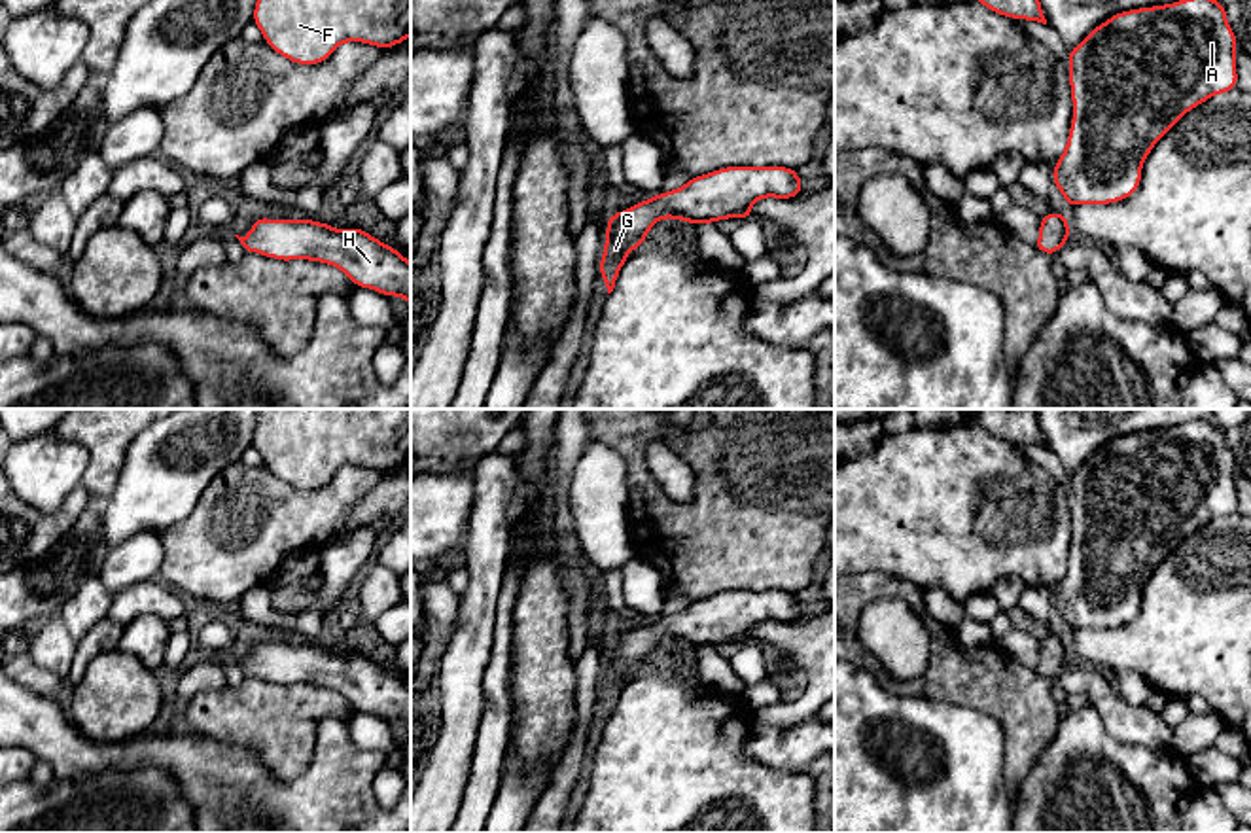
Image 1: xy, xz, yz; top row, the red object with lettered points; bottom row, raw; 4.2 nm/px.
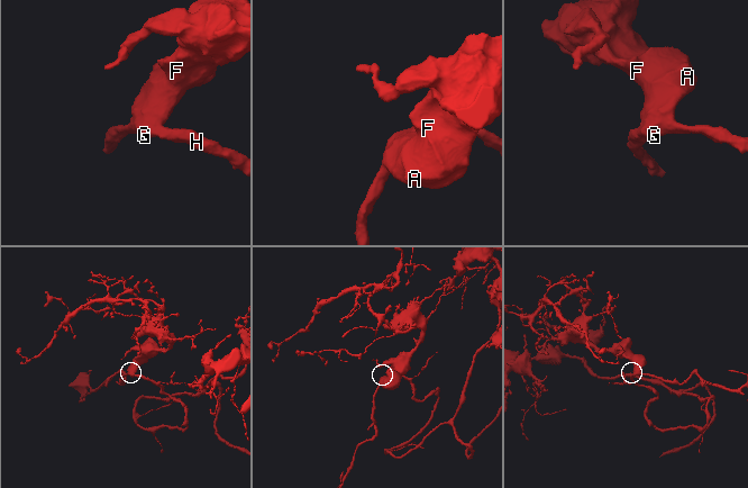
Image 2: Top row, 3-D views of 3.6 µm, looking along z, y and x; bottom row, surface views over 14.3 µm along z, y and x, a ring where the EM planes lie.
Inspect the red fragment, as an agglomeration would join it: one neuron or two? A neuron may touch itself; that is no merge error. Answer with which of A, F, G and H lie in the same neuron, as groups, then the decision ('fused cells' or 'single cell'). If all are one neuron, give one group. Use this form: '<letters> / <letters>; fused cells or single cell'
A F G H; single cell

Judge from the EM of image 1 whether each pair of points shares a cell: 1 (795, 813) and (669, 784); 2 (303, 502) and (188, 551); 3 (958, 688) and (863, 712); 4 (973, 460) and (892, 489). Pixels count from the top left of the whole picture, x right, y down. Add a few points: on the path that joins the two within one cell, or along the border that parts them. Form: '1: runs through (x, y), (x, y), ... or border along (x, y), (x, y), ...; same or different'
1: runs through (763, 805), (742, 790), (701, 790); same
2: runs through (275, 525), (245, 551), (233, 555), (216, 553); same
3: border along (882, 682), (903, 695), (924, 695), (968, 707); different
4: runs through (952, 481), (945, 489), (913, 489); same

